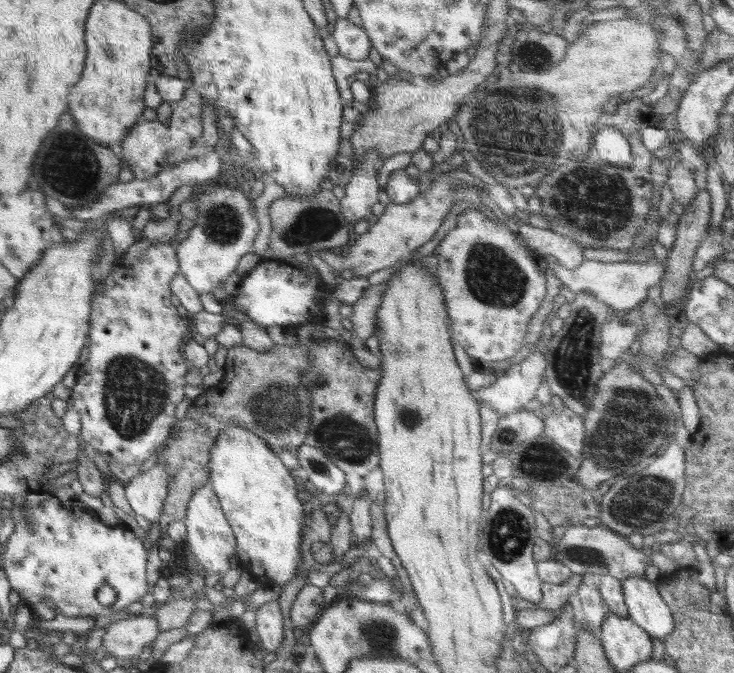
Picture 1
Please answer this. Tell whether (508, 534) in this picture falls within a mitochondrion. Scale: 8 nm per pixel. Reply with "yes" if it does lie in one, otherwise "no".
yes

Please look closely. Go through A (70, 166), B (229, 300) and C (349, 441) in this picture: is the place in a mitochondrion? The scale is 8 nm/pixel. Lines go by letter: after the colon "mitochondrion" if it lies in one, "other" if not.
A: mitochondrion
B: other
C: mitochondrion

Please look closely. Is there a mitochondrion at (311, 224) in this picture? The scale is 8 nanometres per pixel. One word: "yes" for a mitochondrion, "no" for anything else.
yes

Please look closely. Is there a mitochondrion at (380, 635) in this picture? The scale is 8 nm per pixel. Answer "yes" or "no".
yes

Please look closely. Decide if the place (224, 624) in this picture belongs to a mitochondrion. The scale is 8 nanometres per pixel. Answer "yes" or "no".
no

